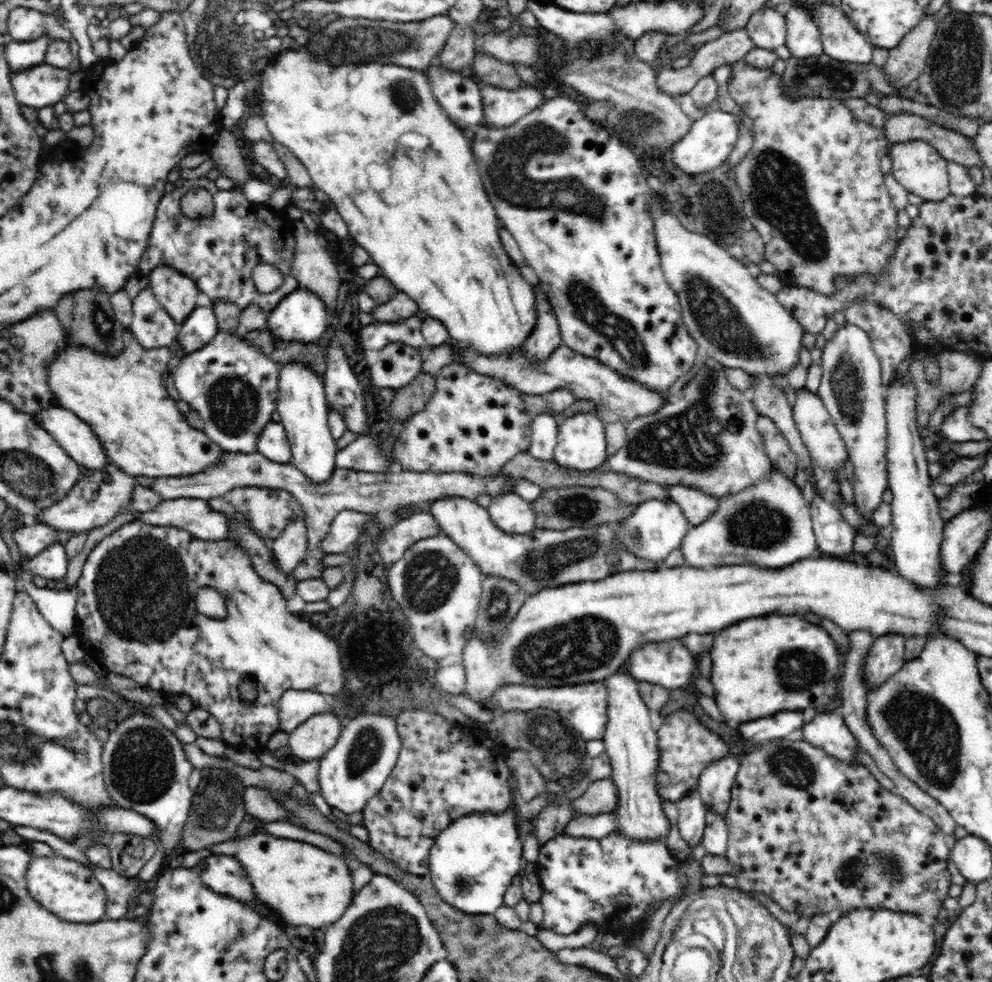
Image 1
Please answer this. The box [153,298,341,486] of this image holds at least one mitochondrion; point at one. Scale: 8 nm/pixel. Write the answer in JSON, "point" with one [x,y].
{"point":[234,405]}

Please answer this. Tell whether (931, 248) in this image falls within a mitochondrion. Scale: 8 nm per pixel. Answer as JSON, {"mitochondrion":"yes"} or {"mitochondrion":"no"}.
{"mitochondrion":"no"}

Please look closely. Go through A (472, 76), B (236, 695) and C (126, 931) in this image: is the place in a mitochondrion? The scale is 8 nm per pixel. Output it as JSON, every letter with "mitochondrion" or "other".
{"A":"other","B":"other","C":"other"}

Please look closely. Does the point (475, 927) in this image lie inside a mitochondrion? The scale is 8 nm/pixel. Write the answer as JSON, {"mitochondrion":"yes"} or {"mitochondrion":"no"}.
{"mitochondrion":"yes"}

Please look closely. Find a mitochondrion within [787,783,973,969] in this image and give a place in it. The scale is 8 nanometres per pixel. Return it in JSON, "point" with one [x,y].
{"point":[894,868]}

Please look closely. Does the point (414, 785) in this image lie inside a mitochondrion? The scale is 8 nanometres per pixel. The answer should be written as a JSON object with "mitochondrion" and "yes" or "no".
{"mitochondrion":"no"}

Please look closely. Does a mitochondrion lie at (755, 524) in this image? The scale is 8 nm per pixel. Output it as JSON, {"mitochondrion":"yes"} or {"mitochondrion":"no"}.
{"mitochondrion":"yes"}

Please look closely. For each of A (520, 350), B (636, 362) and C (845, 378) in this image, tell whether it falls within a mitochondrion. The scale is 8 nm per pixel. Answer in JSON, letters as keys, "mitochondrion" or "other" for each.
{"A":"other","B":"mitochondrion","C":"mitochondrion"}

